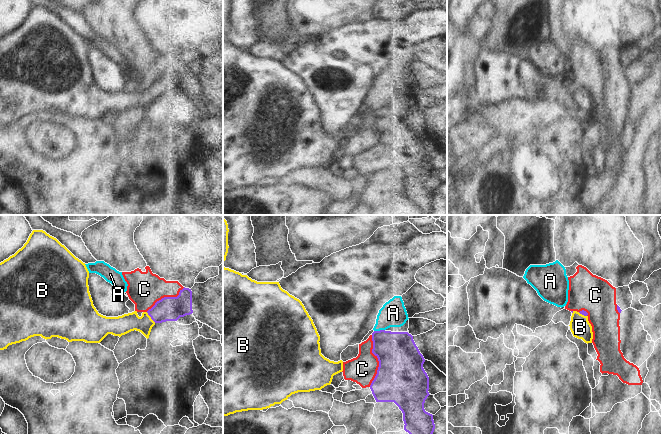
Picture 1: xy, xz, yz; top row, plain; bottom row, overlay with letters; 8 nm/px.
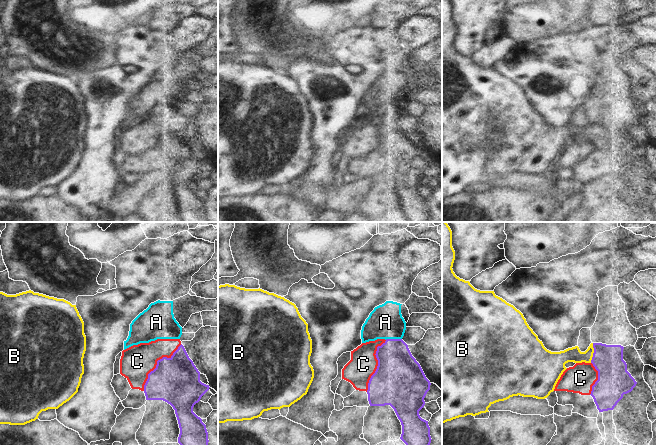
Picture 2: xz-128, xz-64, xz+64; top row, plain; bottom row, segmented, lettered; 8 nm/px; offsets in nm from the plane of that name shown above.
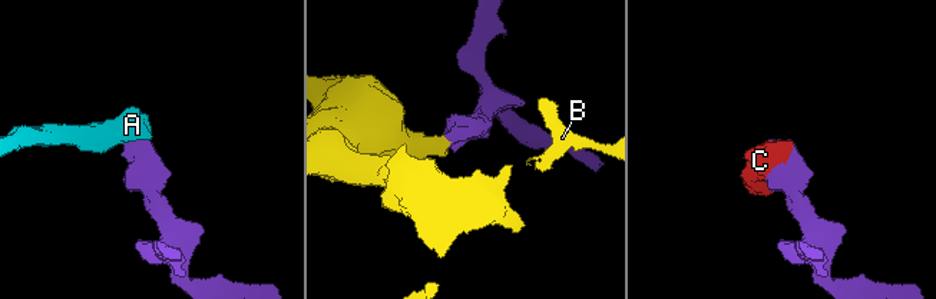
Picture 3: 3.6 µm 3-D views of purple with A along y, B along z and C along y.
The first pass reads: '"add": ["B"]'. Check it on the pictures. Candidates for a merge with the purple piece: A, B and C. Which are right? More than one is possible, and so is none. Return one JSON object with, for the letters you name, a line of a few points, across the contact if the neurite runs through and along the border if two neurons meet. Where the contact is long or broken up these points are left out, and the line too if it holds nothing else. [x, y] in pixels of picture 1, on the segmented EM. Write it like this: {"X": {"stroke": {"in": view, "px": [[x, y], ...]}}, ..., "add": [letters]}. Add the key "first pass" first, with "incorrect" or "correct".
{"first pass": "correct", "B": {"stroke": {"in": "xy", "px": [[168, 308], [150, 316], [143, 323], [121, 325]]}}, "add": ["B"]}

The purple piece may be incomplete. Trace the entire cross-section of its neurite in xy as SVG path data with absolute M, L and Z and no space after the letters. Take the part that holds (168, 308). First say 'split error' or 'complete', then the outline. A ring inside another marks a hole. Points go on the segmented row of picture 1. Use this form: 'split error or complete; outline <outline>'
split error; outline M33 230L24 246L0 263L0 350L34 336L100 343L108 334L121 337L136 330L148 339L156 323L177 321L193 313L192 291L184 287L177 297L162 298L141 317L137 311L106 317L93 305L88 278L85 263L45 231Z

